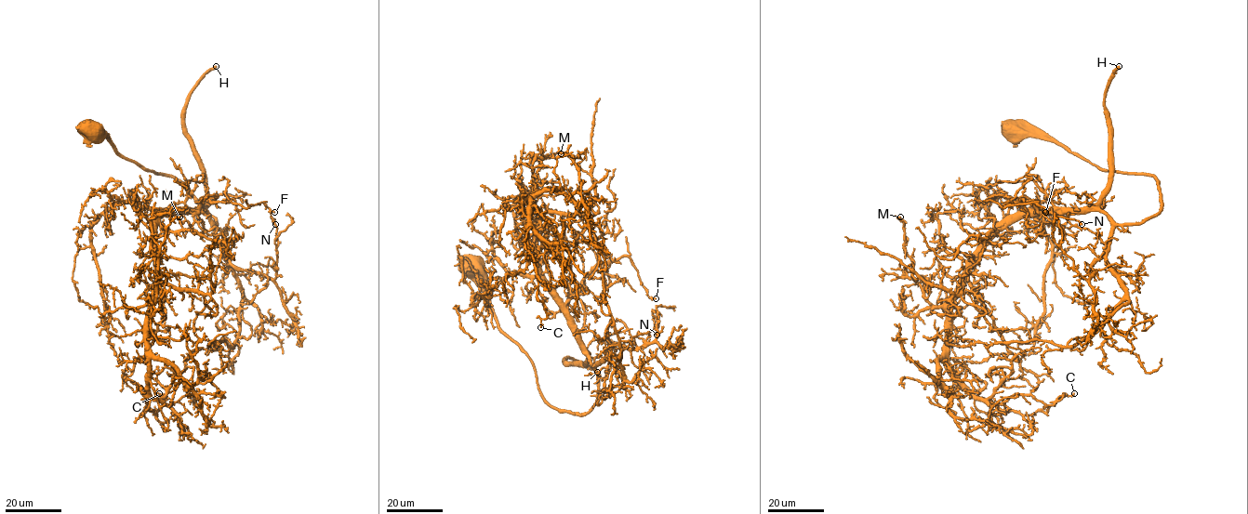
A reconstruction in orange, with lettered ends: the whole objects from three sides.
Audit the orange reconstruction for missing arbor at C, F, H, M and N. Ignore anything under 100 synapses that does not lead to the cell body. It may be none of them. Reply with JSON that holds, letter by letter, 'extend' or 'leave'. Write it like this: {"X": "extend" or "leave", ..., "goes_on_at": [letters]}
{"C": "leave", "F": "leave", "H": "extend", "M": "leave", "N": "leave", "goes_on_at": ["H"]}

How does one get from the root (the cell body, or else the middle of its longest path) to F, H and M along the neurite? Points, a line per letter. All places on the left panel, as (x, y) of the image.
F: (92, 129), (177, 178), (216, 223), (184, 211), (207, 198), (274, 212)
H: (92, 129), (123, 157), (177, 178), (215, 224), (184, 110), (191, 90), (216, 66)
M: (92, 129), (123, 157), (177, 178), (216, 222), (205, 211), (159, 219), (151, 306), (165, 227), (179, 217)

